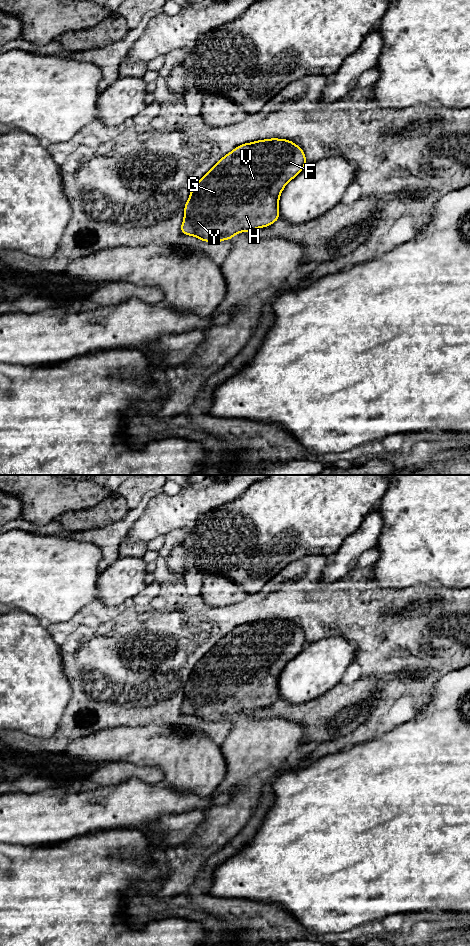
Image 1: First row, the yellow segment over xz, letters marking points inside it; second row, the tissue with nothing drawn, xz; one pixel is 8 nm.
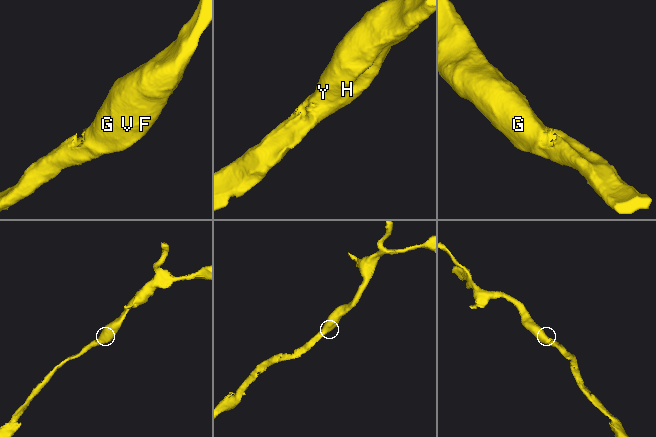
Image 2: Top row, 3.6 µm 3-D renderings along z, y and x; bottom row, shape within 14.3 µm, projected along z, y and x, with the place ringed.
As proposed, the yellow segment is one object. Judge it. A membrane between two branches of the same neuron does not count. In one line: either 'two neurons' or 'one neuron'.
one neuron

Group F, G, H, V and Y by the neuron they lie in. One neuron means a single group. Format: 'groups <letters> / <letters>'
groups F G H V Y

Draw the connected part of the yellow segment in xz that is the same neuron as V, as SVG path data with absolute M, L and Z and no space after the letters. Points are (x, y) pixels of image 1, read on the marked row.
M272 138L236 147L191 190L181 232L201 241L220 242L242 231L268 227L279 219L279 197L284 187L306 164L303 150L290 140Z

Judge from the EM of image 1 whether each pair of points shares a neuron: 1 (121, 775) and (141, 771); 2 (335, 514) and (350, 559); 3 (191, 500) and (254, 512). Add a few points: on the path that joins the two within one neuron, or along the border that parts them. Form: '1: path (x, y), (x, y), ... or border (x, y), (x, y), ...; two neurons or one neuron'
1: path (126, 771), (136, 771); one neuron
2: border (360, 523), (334, 554); two neurons
3: border (241, 495), (209, 510), (199, 517); two neurons

